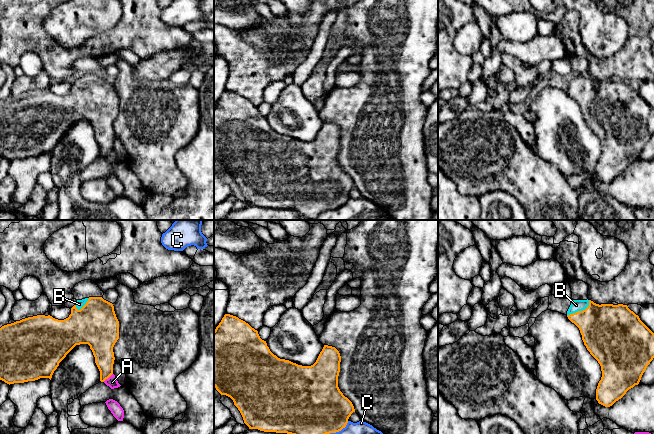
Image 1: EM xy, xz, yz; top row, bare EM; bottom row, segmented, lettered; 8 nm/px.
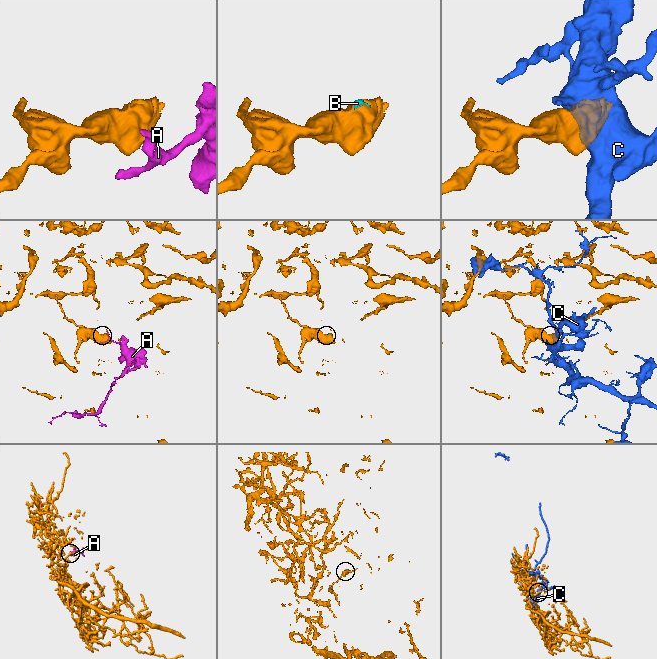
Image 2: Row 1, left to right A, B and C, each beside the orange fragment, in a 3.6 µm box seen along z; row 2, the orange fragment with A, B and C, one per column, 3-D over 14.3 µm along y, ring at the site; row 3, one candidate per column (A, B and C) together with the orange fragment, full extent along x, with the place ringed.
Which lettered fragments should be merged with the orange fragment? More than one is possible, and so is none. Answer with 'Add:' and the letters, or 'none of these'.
Add: B

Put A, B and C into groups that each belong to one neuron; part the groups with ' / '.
A / B / C

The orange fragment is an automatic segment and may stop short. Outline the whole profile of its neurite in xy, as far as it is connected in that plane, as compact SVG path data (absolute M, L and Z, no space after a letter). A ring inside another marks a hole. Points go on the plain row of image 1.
M89 73L77 76L71 84L71 90L64 96L58 96L48 91L28 93L0 104L0 156L7 160L35 157L40 154L51 156L54 147L66 131L80 120L88 120L95 133L95 139L100 147L100 157L104 158L113 150L113 123L119 115L119 97L112 79L102 73Z

